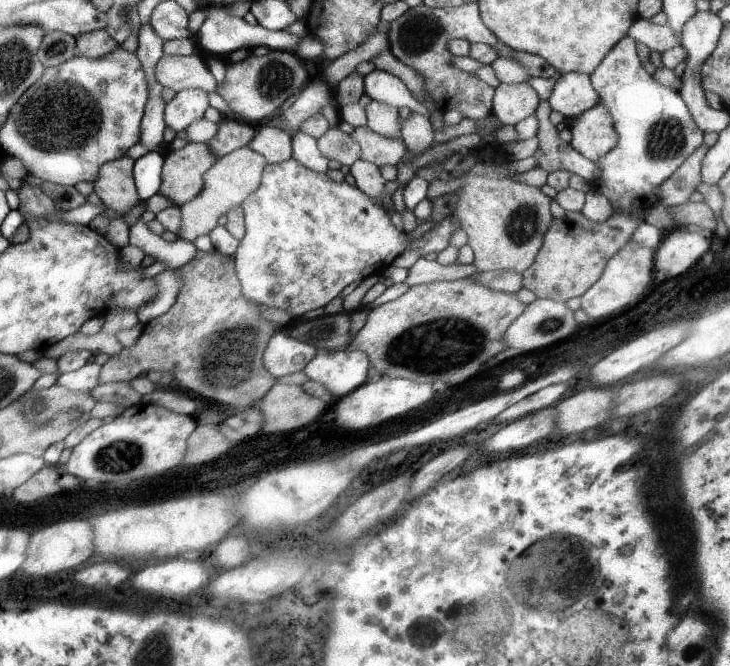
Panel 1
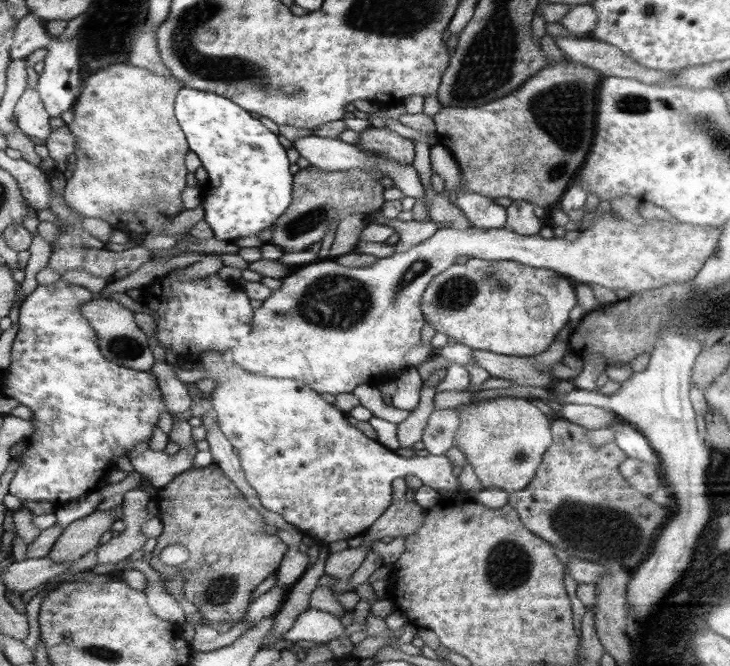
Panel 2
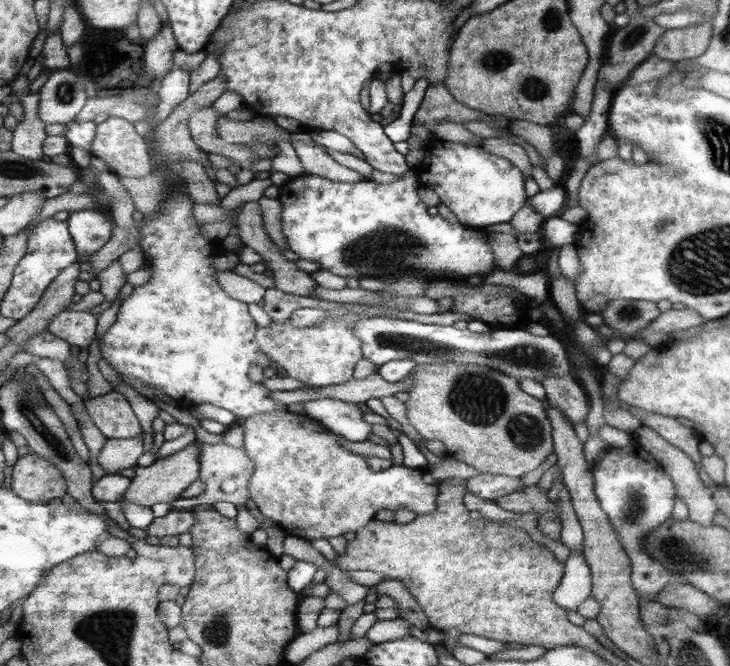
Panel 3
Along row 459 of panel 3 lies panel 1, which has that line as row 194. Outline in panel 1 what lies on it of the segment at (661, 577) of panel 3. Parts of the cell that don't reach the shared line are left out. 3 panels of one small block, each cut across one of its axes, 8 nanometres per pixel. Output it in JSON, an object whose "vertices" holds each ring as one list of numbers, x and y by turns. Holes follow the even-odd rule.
{"vertices":[[630,35,624,38,591,75,593,88,596,90,601,104,604,104,610,111,617,135,617,144,612,151,595,163,601,169,601,174,599,182,591,186,594,186,610,200,616,213,628,213,635,209,648,208,648,204,650,205,655,200,655,190,691,157,694,150,703,145,704,137,686,100,677,90,662,86,646,72,639,60,636,46,638,46,636,40]]}

